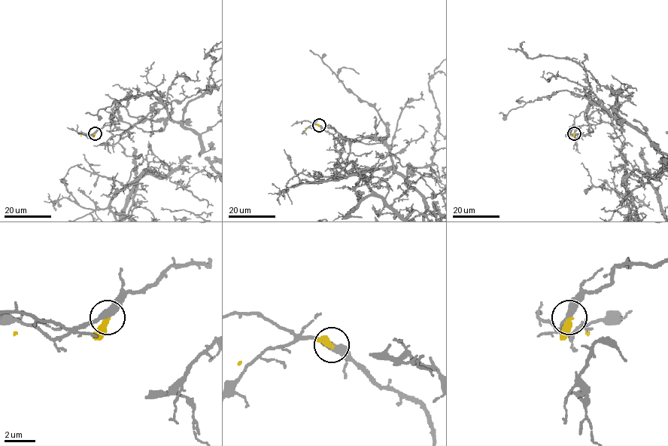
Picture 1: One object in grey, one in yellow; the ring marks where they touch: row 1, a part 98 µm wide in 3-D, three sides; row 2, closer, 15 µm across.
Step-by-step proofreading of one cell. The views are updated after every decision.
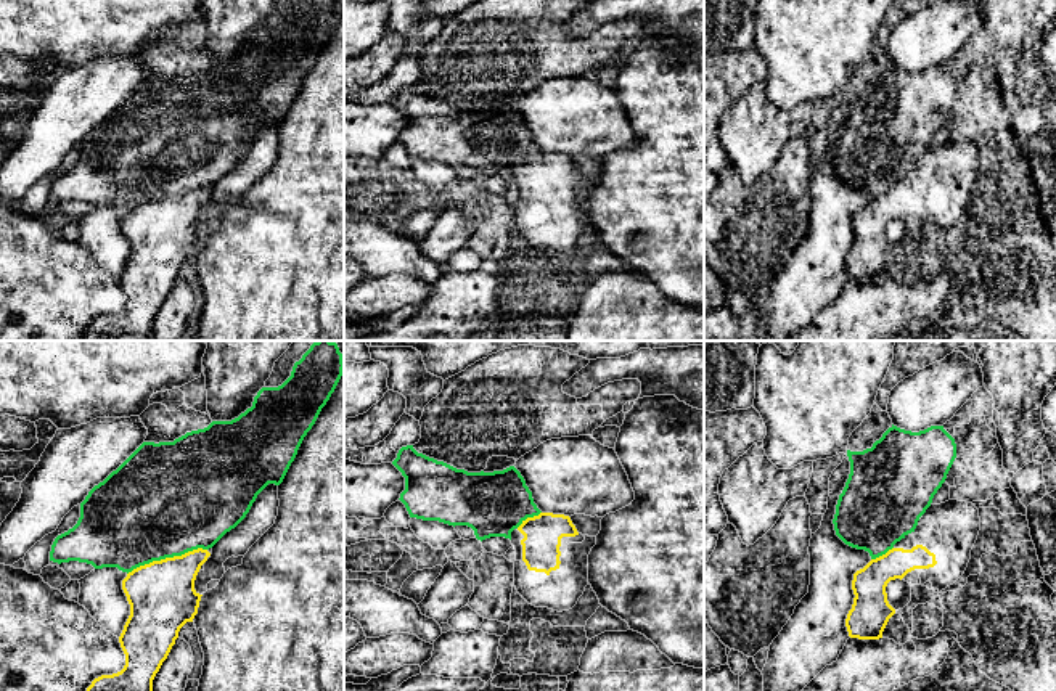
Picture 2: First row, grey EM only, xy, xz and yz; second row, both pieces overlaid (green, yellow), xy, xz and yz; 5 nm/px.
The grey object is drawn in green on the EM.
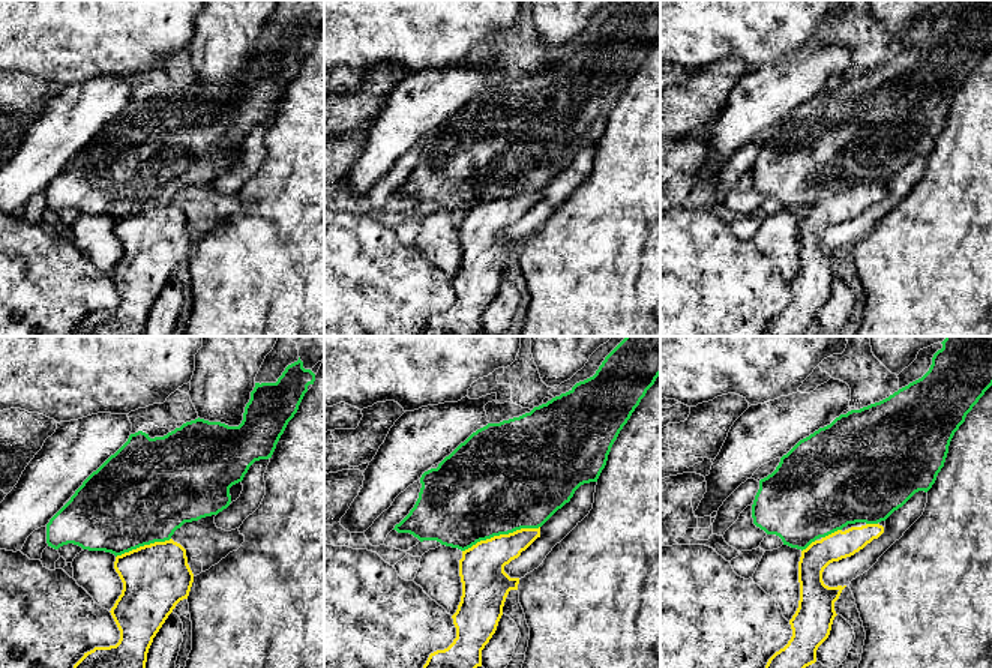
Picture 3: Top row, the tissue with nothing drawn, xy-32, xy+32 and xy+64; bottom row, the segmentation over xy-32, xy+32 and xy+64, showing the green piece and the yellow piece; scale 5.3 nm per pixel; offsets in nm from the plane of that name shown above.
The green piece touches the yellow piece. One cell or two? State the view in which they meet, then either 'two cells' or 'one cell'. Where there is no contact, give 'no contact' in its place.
meets green in xy; two cells

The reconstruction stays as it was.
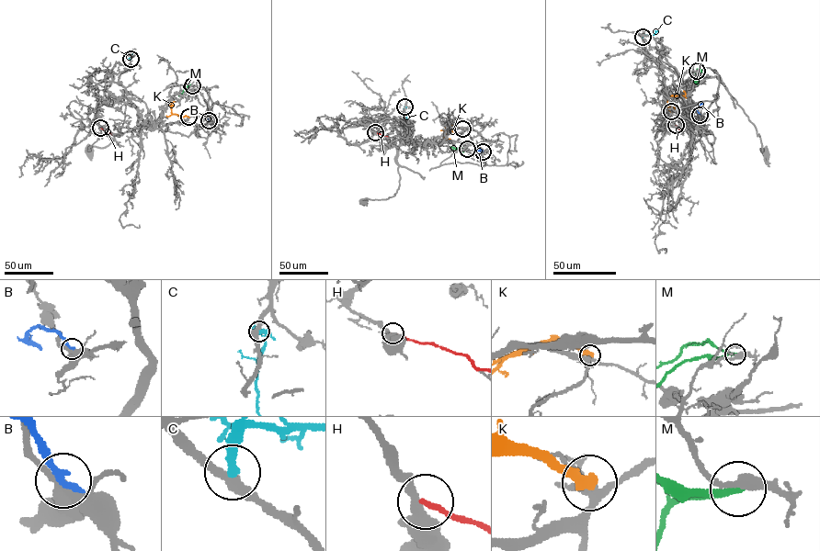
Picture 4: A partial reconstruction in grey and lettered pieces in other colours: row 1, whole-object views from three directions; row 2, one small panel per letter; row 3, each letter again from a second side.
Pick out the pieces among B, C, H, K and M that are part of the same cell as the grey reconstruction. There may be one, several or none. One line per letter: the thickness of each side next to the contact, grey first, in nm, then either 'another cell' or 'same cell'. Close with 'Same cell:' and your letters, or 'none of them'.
B: 420 nm thick on the grey side, 320 nm on the other; another cell
C: 400 nm thick on the grey side, 340 nm on the other; another cell
H: 320 nm thick on the grey side, 180 nm on the other; another cell
K: 200 nm thick on the grey side, 440 nm on the other; another cell
M: 360 nm thick on the grey side, 180 nm on the other; another cell
Same cell: none of them

